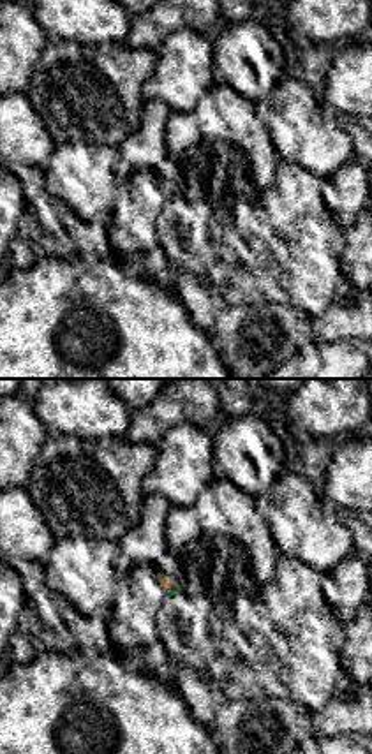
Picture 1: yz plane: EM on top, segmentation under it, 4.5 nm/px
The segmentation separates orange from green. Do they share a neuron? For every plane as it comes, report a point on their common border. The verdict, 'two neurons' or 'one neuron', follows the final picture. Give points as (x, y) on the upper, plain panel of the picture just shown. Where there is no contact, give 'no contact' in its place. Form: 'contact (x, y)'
contact (173, 191)

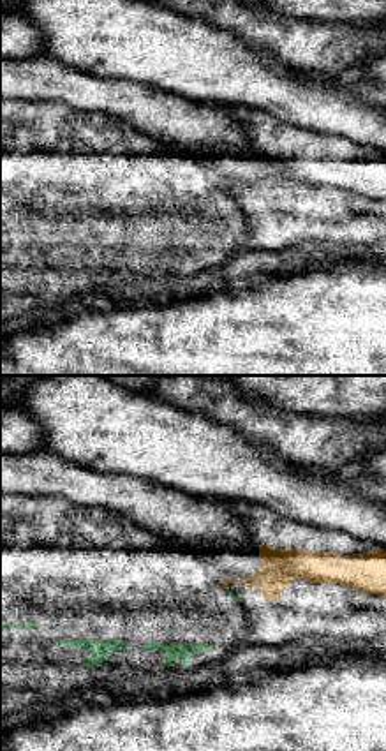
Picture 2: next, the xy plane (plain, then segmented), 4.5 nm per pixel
no contact

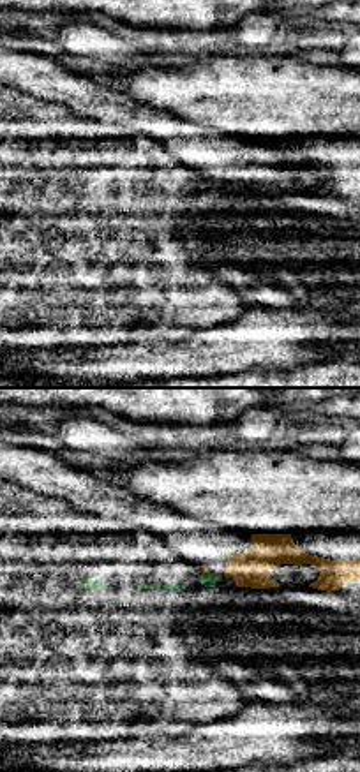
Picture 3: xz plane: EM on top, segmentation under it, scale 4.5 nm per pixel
contact (203, 182)

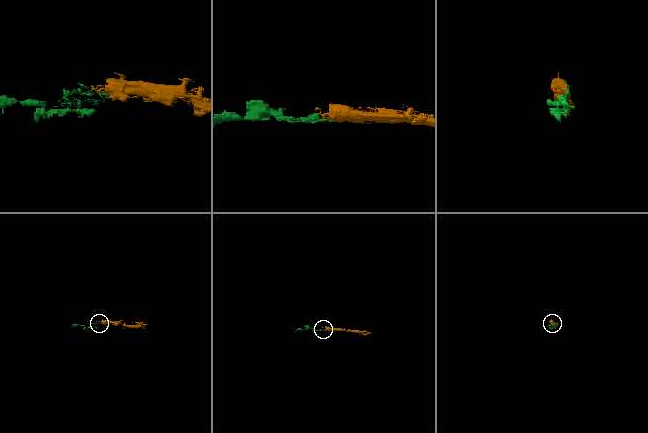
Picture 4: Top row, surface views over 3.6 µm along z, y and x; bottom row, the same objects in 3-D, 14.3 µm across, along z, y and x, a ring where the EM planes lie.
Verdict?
two neurons

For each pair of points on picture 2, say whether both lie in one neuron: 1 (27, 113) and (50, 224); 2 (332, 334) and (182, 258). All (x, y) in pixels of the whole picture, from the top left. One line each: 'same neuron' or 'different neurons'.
1: same neuron
2: different neurons

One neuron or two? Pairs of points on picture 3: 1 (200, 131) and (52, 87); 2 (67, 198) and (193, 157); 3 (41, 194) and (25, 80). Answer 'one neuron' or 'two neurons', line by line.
1: one neuron
2: one neuron
3: two neurons

